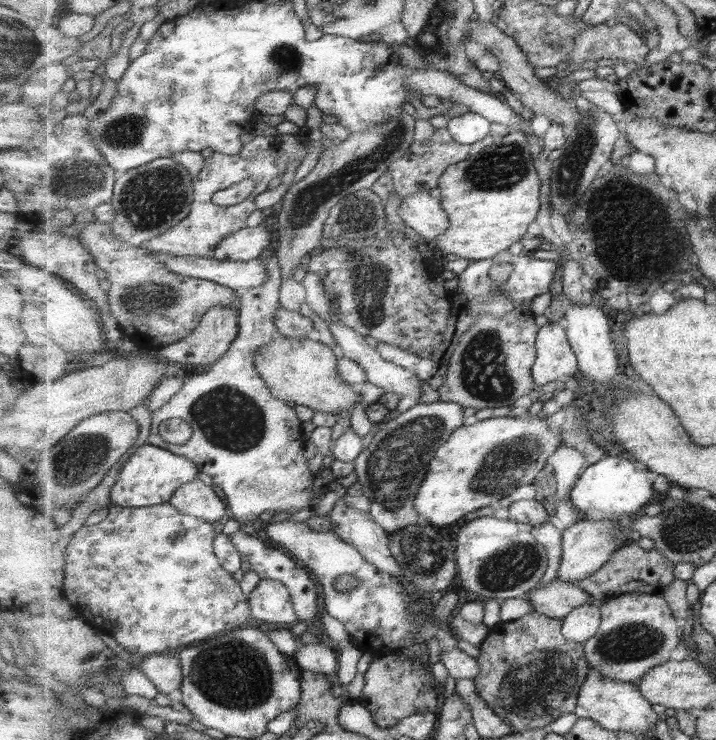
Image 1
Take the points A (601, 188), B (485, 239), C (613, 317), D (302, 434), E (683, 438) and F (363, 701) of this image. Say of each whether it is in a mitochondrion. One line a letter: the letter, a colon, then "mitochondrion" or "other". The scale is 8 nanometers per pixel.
A: mitochondrion
B: other
C: other
D: other
E: other
F: other

